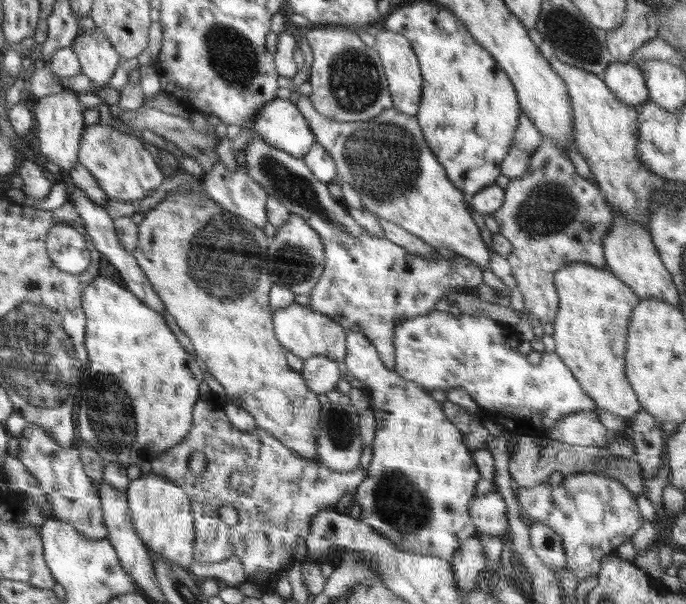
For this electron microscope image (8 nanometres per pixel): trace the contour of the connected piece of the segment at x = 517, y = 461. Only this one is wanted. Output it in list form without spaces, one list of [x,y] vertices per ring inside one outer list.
[[[518,435],[516,451],[512,453],[508,470],[512,480],[515,480],[520,487],[538,485],[542,481],[546,481],[553,472],[569,475],[570,473],[594,471],[620,481],[636,497],[646,496],[641,466],[634,458],[614,458],[602,447],[576,446],[558,441],[551,441],[548,445],[540,447],[538,438],[532,435]]]

